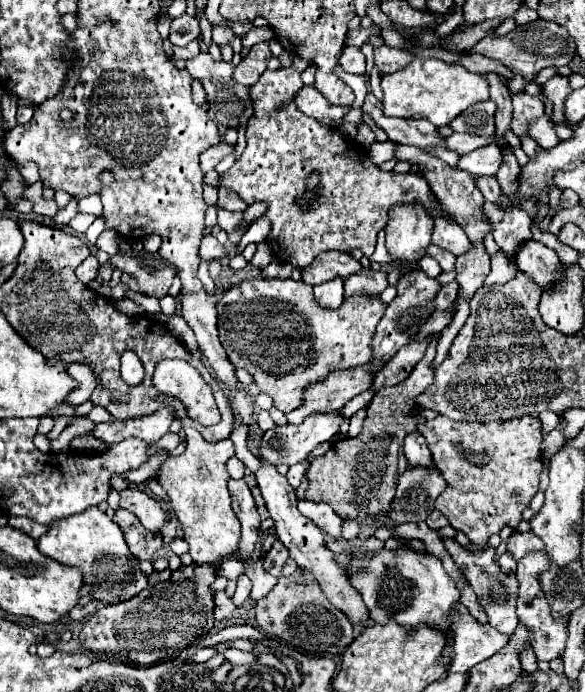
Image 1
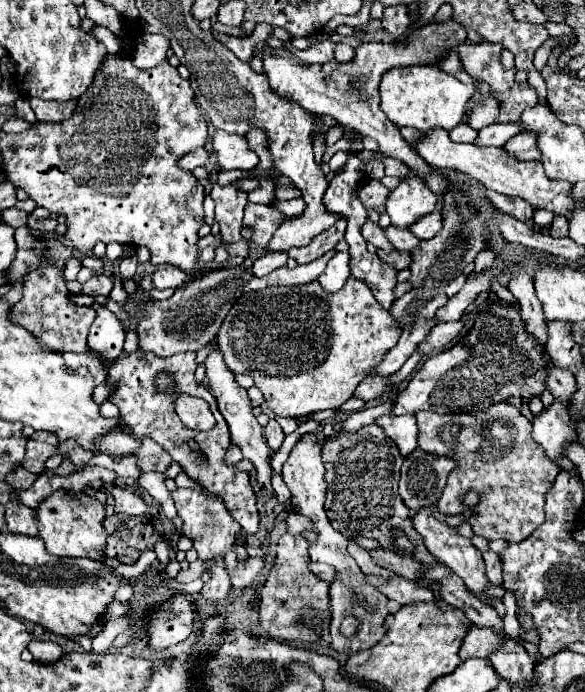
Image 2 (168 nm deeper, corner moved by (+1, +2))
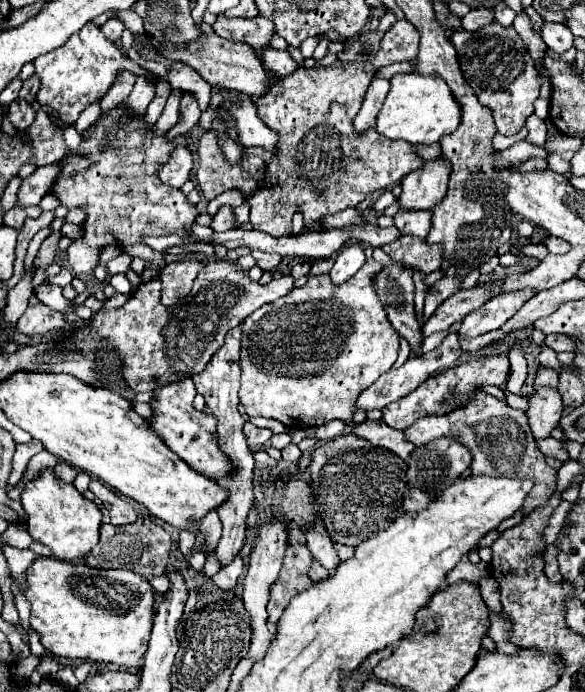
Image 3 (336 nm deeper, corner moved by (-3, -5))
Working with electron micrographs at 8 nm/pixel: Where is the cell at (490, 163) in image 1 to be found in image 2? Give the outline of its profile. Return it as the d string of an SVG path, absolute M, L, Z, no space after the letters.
M523 132L521 136L515 136L513 142L505 146L507 152L513 152L519 160L541 160L541 150L537 146L537 134L535 132Z

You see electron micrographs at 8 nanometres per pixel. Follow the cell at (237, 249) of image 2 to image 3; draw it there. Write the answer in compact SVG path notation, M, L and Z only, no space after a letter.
M251 253L257 261L257 265L263 269L263 271L271 271L275 269L279 263L281 263L281 255L271 255L271 253Z

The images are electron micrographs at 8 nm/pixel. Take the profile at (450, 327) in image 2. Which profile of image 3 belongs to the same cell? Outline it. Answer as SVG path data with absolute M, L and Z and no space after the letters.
M523 289L523 291L497 295L489 299L489 303L483 303L477 311L471 311L463 319L459 335L465 335L465 339L473 339L473 337L479 337L479 335L485 335L489 331L503 327L533 295L535 291Z

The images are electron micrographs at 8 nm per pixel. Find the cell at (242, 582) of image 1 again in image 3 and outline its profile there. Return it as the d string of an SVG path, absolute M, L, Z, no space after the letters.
M237 555L233 559L233 563L229 563L225 569L221 569L217 575L211 577L211 583L217 585L217 587L221 587L221 589L233 589L237 585L237 579L245 571L245 563L247 563L247 557Z

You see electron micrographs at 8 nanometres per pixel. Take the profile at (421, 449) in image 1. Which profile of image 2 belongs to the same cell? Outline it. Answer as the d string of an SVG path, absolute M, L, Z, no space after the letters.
M413 414L409 416L379 416L375 420L377 426L383 428L385 436L391 438L397 446L401 456L407 456L417 448L417 424L413 420Z

